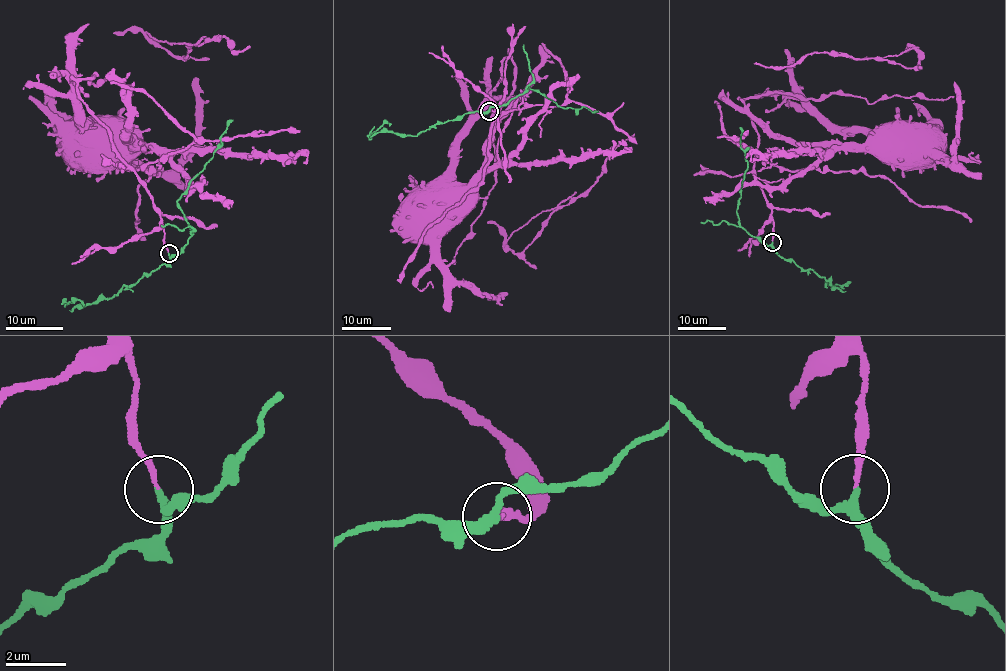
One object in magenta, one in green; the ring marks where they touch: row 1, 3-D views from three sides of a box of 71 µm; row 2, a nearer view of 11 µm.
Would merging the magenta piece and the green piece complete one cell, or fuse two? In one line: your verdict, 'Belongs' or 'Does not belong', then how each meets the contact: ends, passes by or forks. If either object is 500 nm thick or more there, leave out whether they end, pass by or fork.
Does not belong. At the ring magenta ends. At the ring green passes by

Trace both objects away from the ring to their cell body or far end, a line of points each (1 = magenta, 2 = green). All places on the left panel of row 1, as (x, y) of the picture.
1: (168, 253), (145, 182), (79, 95), (79, 81), (98, 75), (80, 85), (76, 117), (90, 122), (72, 142)
2: (168, 253), (170, 257), (181, 254), (190, 237), (189, 222), (177, 200), (222, 144), (221, 134), (232, 120)

